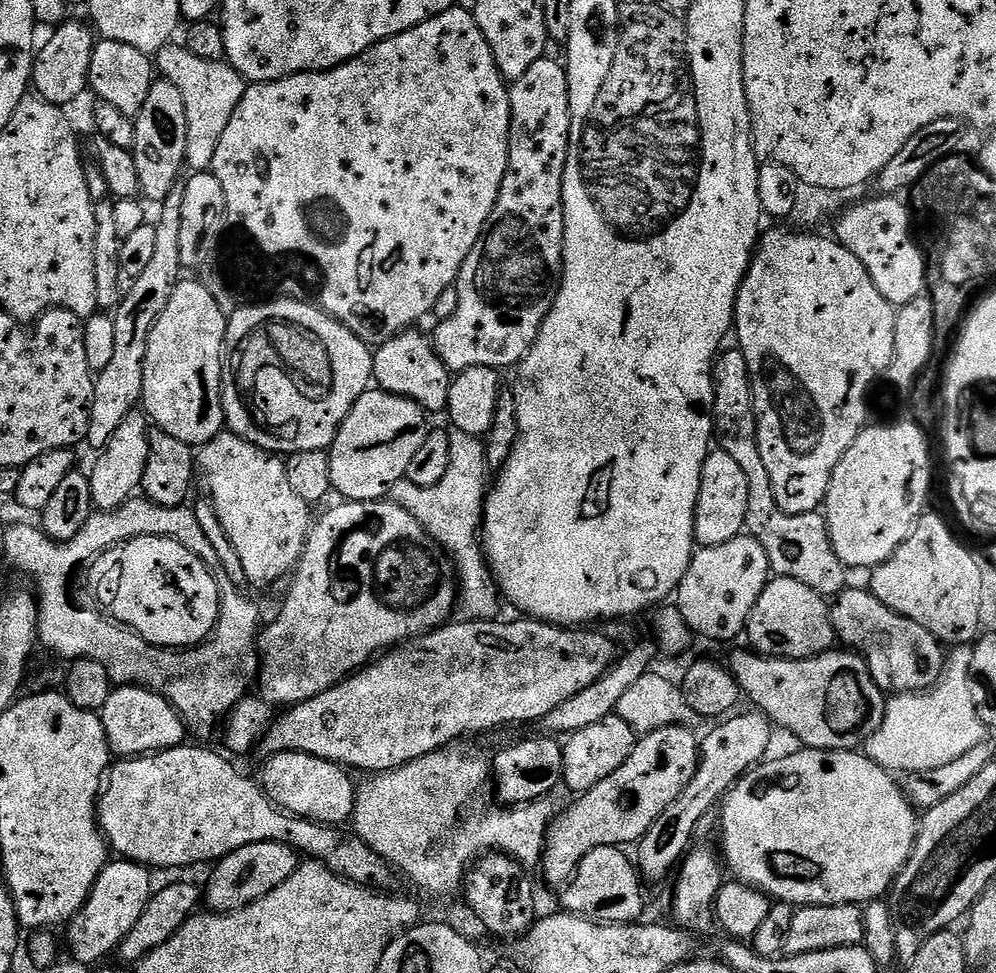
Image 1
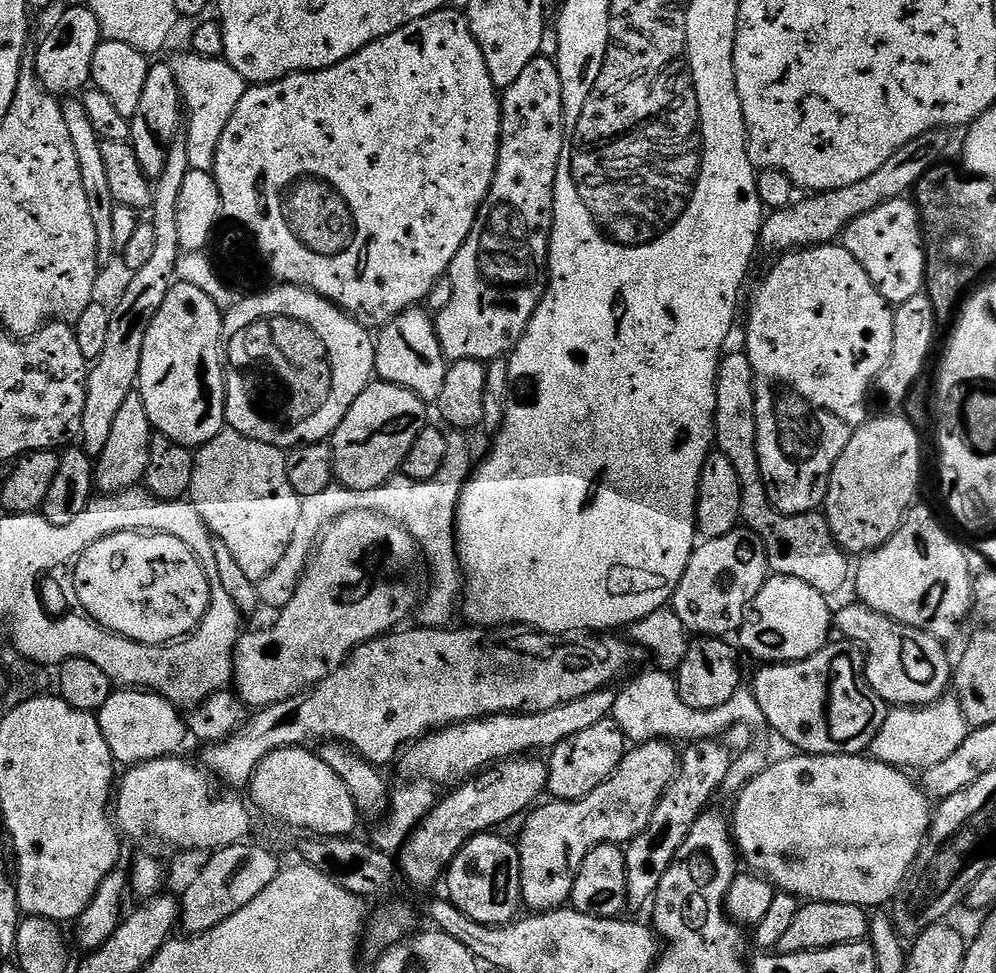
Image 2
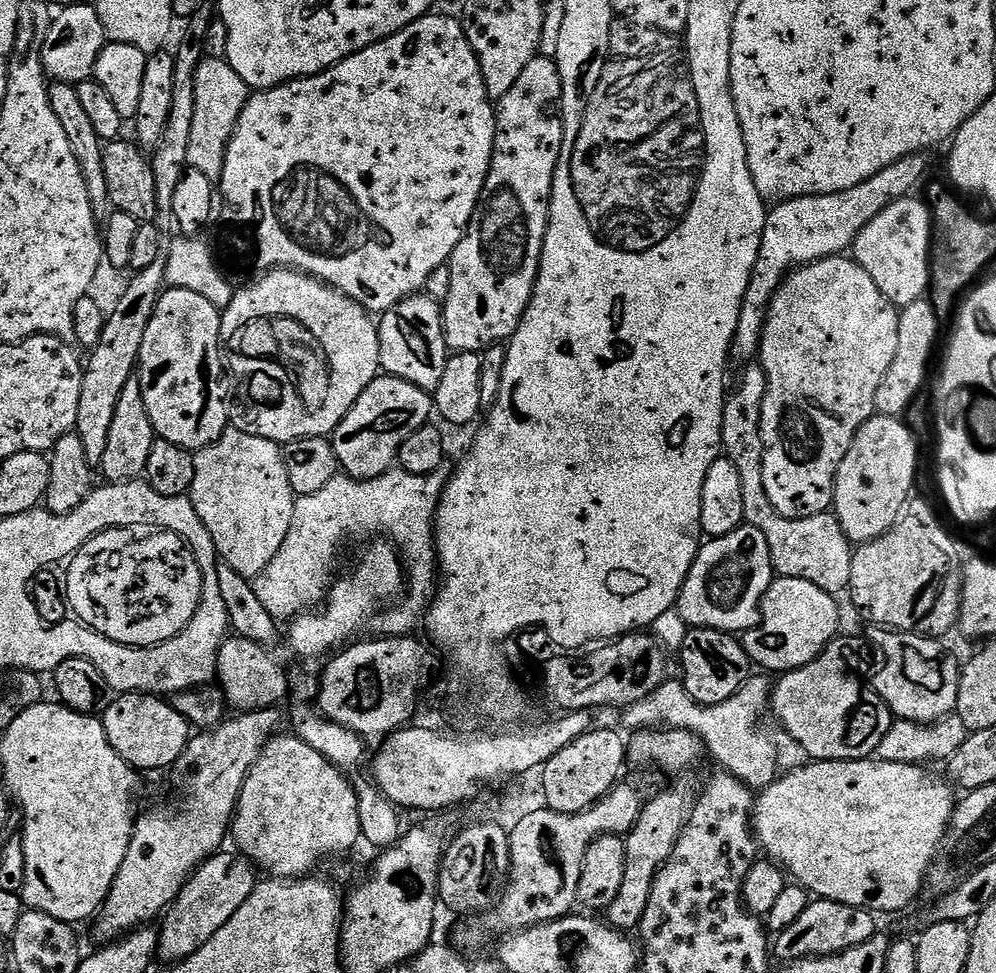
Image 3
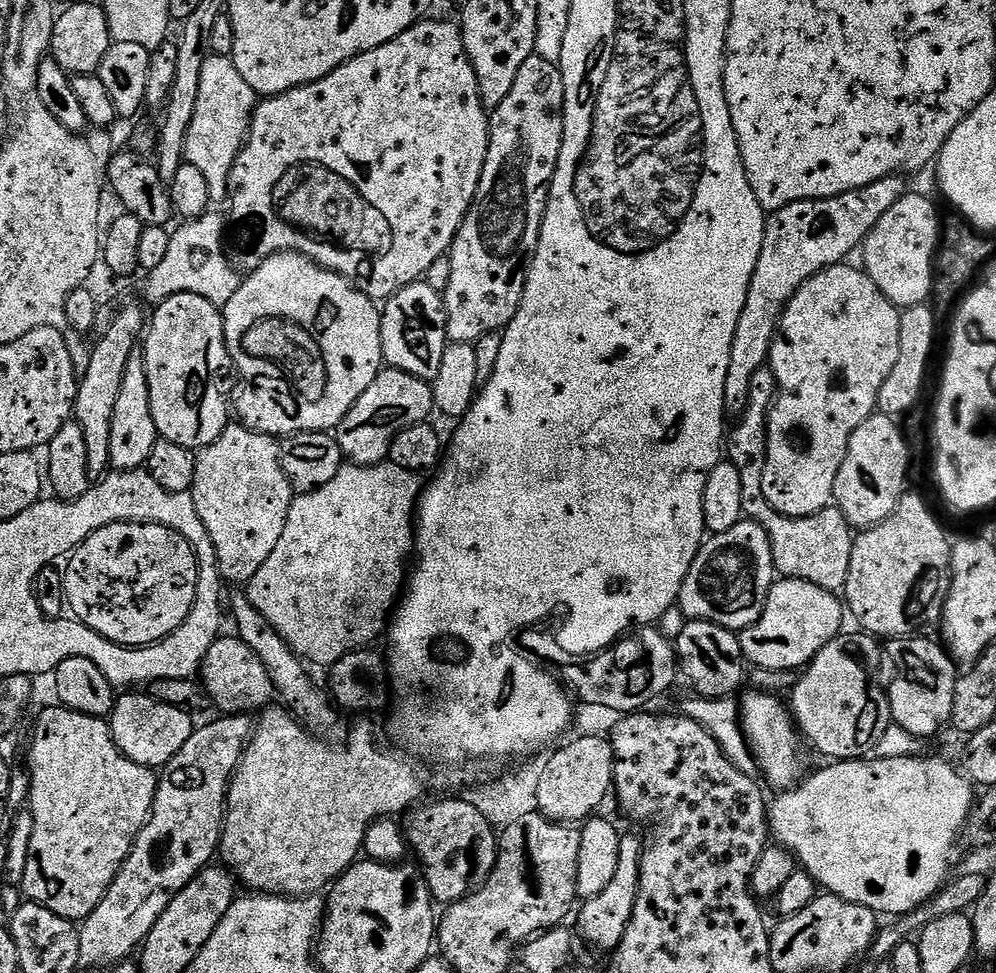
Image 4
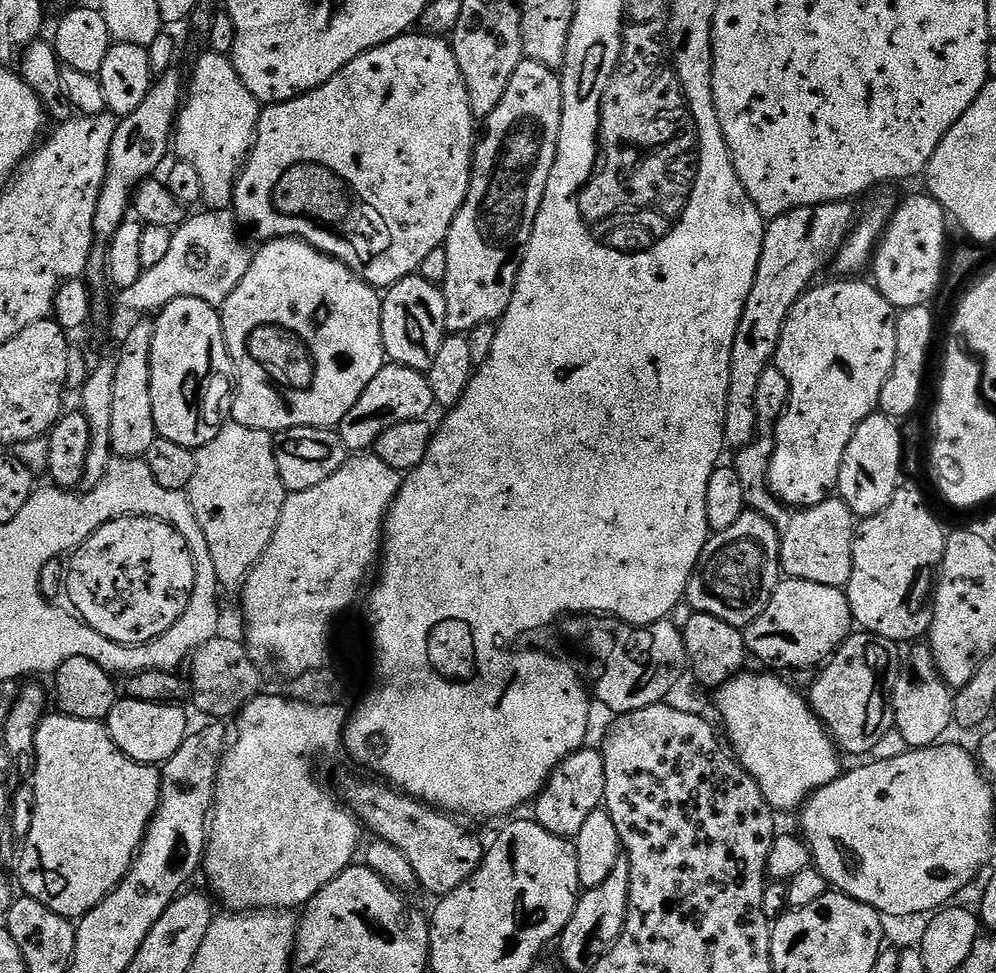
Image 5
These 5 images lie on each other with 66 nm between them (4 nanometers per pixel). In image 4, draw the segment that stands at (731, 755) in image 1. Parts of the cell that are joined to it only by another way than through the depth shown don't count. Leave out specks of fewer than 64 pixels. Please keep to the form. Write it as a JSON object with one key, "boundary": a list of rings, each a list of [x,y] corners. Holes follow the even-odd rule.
{"boundary":[[[621,835],[620,849],[618,850],[618,870],[614,878],[602,894],[583,901],[580,908],[580,932],[578,936],[596,952],[611,954],[622,942],[622,934],[626,934],[626,926],[634,914],[634,904],[638,898],[640,885],[640,857],[643,856],[645,845],[636,836]]]}

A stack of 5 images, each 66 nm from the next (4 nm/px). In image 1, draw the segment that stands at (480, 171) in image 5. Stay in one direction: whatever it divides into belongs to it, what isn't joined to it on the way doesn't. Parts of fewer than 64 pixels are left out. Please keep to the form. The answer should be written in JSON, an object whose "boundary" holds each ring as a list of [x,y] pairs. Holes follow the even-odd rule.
{"boundary":[[[545,58],[534,62],[522,78],[511,81],[510,91],[510,134],[508,135],[508,172],[502,178],[502,186],[498,194],[498,202],[494,202],[494,210],[490,218],[484,224],[482,234],[478,242],[474,242],[474,250],[466,254],[466,262],[462,262],[460,275],[456,277],[454,285],[458,294],[458,310],[448,320],[441,320],[435,326],[436,333],[431,333],[430,339],[433,348],[436,349],[436,357],[448,368],[449,373],[465,372],[467,368],[474,366],[486,366],[497,370],[515,369],[516,365],[524,359],[524,356],[532,349],[532,344],[538,338],[538,330],[546,318],[546,314],[552,309],[552,299],[556,296],[558,281],[562,275],[564,262],[564,203],[562,202],[562,182],[566,170],[566,158],[568,157],[568,135],[570,134],[570,106],[568,105],[568,74],[563,63],[560,64],[551,58]]]}

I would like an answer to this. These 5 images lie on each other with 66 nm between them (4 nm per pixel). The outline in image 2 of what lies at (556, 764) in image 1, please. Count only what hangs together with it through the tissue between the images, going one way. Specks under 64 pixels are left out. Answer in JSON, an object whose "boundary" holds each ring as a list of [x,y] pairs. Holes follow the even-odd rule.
{"boundary":[[[515,758],[493,763],[475,778],[464,780],[456,788],[457,792],[452,793],[445,800],[443,797],[429,812],[427,818],[413,830],[408,841],[400,849],[398,853],[399,871],[403,875],[405,872],[416,884],[432,884],[439,876],[441,879],[445,875],[448,865],[452,863],[471,836],[476,836],[479,832],[499,829],[499,824],[504,824],[507,820],[514,819],[515,816],[523,817],[541,799],[539,796],[548,792],[548,765],[543,759],[532,759],[536,758]]]}

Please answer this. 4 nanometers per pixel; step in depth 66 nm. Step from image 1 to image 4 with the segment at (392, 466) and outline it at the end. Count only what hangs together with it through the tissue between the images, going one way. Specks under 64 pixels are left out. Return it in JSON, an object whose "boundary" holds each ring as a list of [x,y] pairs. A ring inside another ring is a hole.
{"boundary":[[[385,367],[366,386],[366,394],[354,402],[350,414],[334,429],[334,439],[345,461],[362,466],[383,464],[388,460],[394,438],[415,424],[423,424],[433,415],[432,386],[427,380]]]}

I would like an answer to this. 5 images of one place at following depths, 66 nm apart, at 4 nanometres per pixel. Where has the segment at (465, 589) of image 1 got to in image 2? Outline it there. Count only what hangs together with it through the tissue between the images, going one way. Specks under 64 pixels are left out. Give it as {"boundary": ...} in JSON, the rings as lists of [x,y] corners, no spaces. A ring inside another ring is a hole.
{"boundary":[[[452,430],[446,434],[446,462],[433,480],[412,480],[408,476],[397,474],[380,488],[358,492],[334,482],[326,490],[322,490],[322,494],[303,497],[300,501],[298,526],[294,529],[294,538],[290,538],[286,554],[282,554],[282,562],[278,562],[278,566],[274,566],[274,570],[270,570],[270,574],[259,581],[261,601],[267,606],[269,604],[273,610],[288,605],[324,529],[342,514],[350,514],[354,510],[370,510],[398,521],[420,545],[423,559],[430,569],[430,587],[426,592],[428,612],[419,613],[421,616],[418,624],[421,628],[445,627],[456,604],[458,608],[458,601],[462,596],[462,569],[460,557],[456,554],[456,511],[460,505],[462,490],[474,471],[472,452],[468,449],[468,440],[464,436],[467,435],[460,430]]]}

